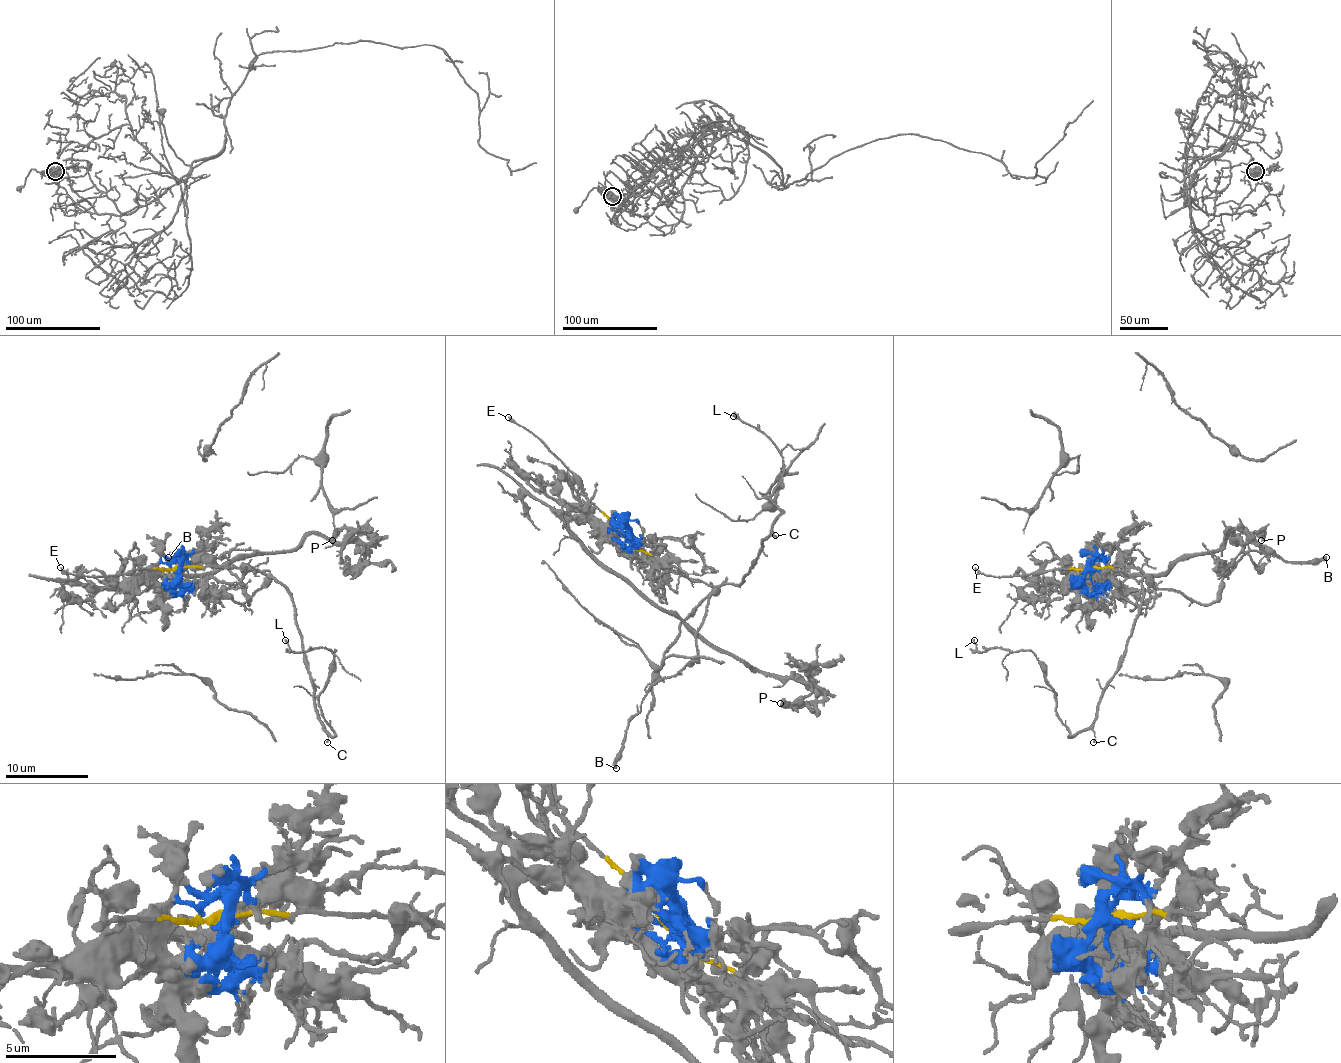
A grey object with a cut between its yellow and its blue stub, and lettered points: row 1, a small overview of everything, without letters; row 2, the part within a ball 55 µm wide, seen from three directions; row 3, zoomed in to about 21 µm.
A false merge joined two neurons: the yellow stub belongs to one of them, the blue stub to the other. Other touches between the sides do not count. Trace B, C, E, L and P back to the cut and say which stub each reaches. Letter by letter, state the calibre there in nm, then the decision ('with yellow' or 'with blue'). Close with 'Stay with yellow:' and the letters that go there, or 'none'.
B: calibre 360 nm; with yellow
C: calibre 100 nm; with yellow
E: calibre 280 nm; with yellow
L: calibre 130 nm; with yellow
P: calibre 400 nm; with blue
Stay with yellow: B, C, E, L

